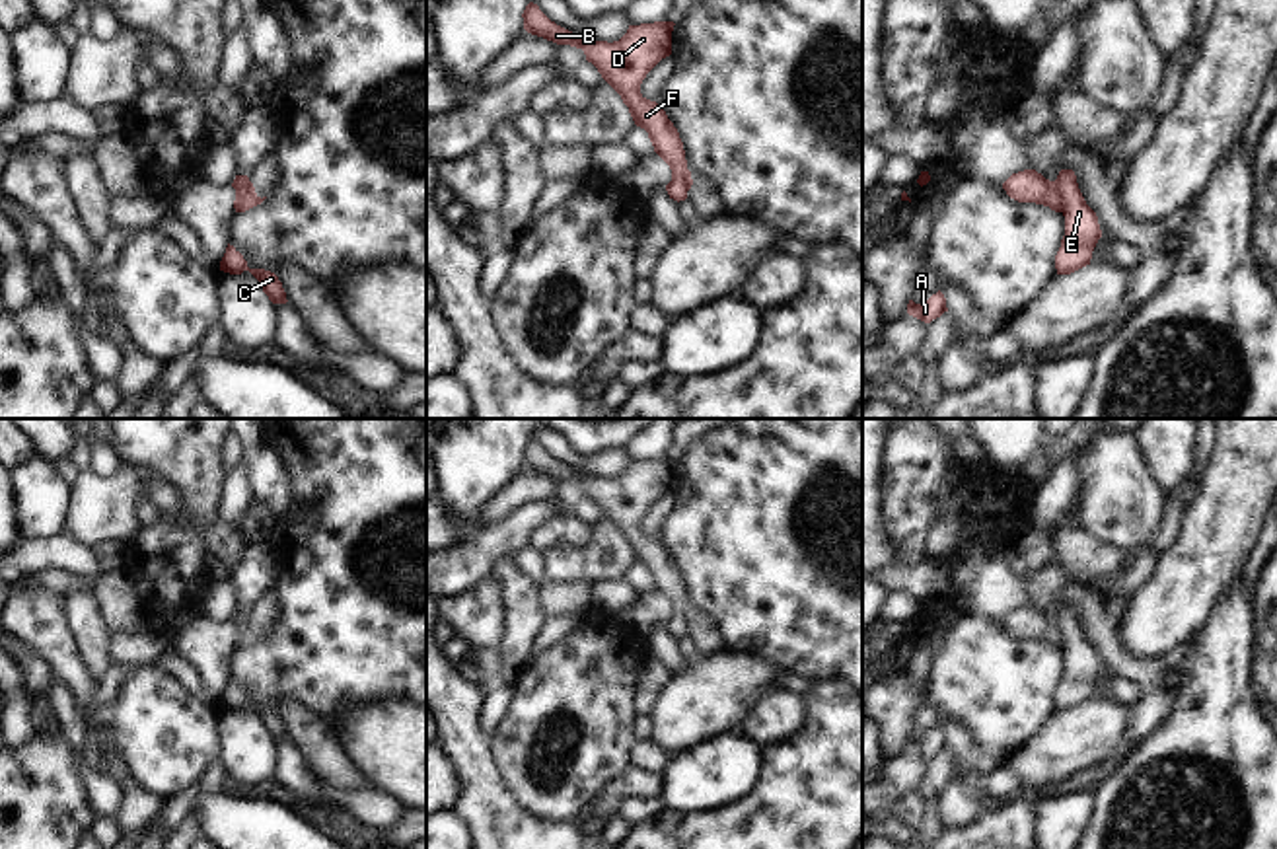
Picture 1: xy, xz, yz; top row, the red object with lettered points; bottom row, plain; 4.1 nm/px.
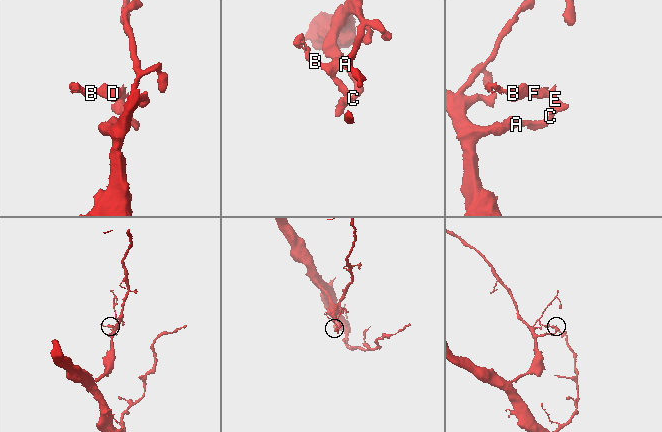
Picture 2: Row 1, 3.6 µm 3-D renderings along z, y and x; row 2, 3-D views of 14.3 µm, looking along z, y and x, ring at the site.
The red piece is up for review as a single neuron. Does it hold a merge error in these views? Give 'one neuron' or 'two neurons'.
two neurons

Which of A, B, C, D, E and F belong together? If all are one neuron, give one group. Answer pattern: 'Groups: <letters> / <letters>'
Groups: A C E / B D F.

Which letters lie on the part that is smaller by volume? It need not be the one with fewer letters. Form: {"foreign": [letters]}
{"foreign": ["B", "D", "F"]}

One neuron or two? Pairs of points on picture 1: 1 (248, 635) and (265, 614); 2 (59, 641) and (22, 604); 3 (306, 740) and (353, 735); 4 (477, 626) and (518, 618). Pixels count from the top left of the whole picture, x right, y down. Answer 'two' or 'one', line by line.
1: one
2: one
3: two
4: two

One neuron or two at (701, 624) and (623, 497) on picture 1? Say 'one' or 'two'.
one

